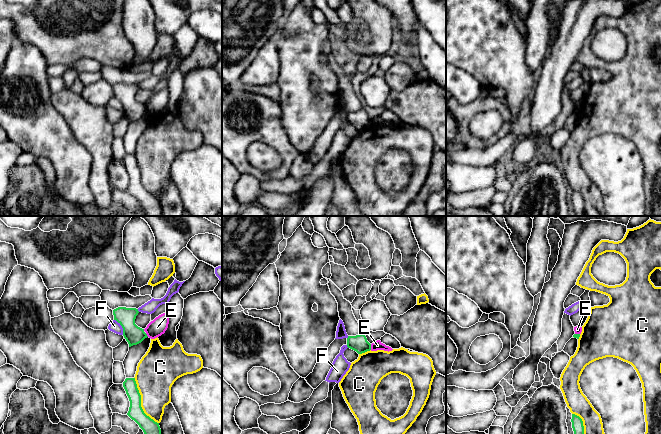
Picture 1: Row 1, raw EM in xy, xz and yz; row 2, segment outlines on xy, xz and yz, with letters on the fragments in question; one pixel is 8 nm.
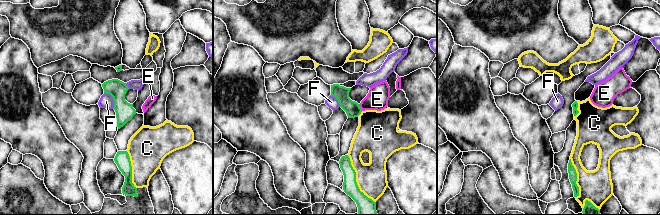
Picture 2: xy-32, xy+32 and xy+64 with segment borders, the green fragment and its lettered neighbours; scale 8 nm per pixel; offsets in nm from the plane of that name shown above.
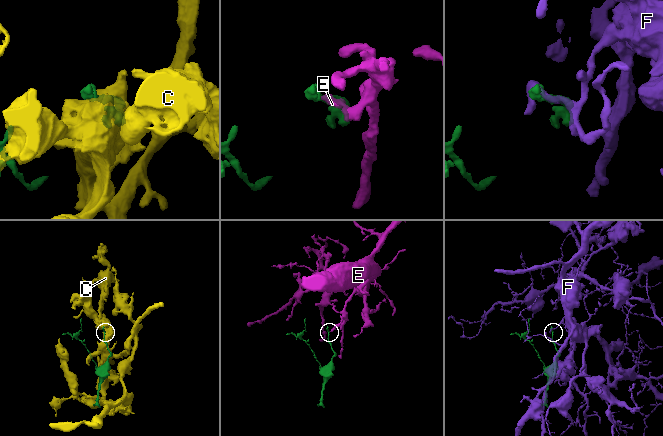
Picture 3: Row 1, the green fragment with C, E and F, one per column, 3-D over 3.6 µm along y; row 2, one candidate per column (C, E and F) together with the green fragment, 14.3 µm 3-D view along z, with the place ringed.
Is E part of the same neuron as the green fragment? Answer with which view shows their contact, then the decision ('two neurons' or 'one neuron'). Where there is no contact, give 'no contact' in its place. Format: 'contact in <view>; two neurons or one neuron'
contact in xz; two neurons

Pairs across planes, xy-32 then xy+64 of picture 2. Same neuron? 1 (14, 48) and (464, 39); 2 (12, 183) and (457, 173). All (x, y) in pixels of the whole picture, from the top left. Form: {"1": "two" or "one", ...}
{"1": "two", "2": "two"}

